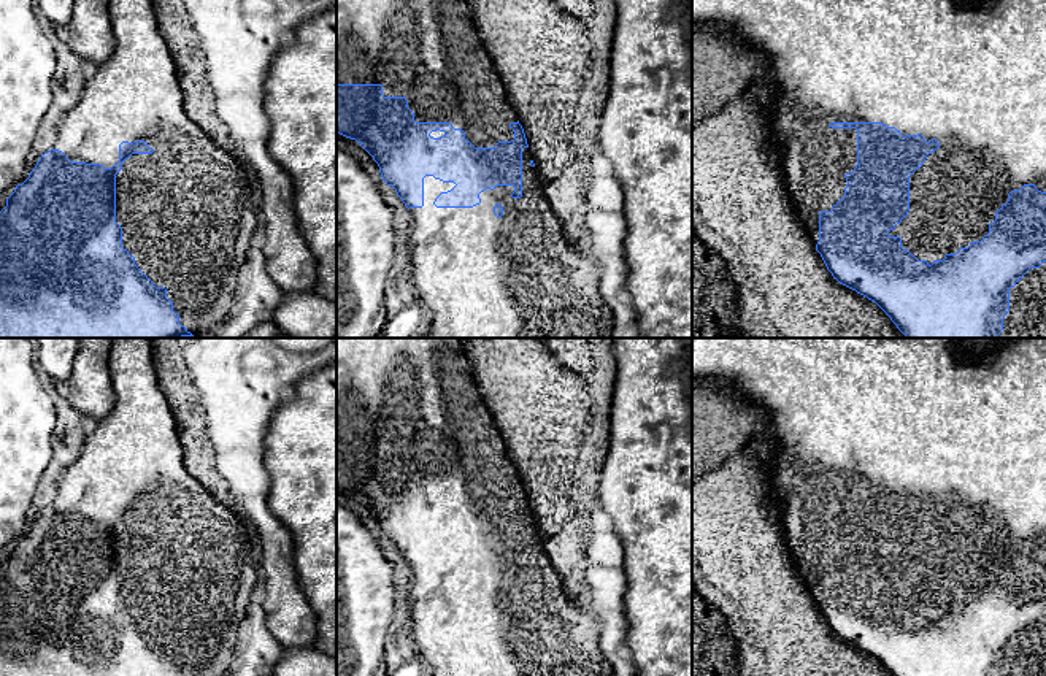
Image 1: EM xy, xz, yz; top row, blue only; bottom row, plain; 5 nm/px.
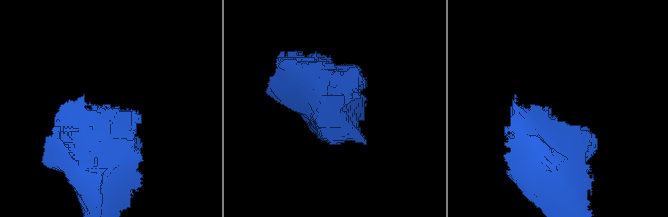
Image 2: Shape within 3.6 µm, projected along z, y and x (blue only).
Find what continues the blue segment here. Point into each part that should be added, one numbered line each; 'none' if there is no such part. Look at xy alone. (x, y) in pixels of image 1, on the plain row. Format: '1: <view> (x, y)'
1: xy (186, 567)

